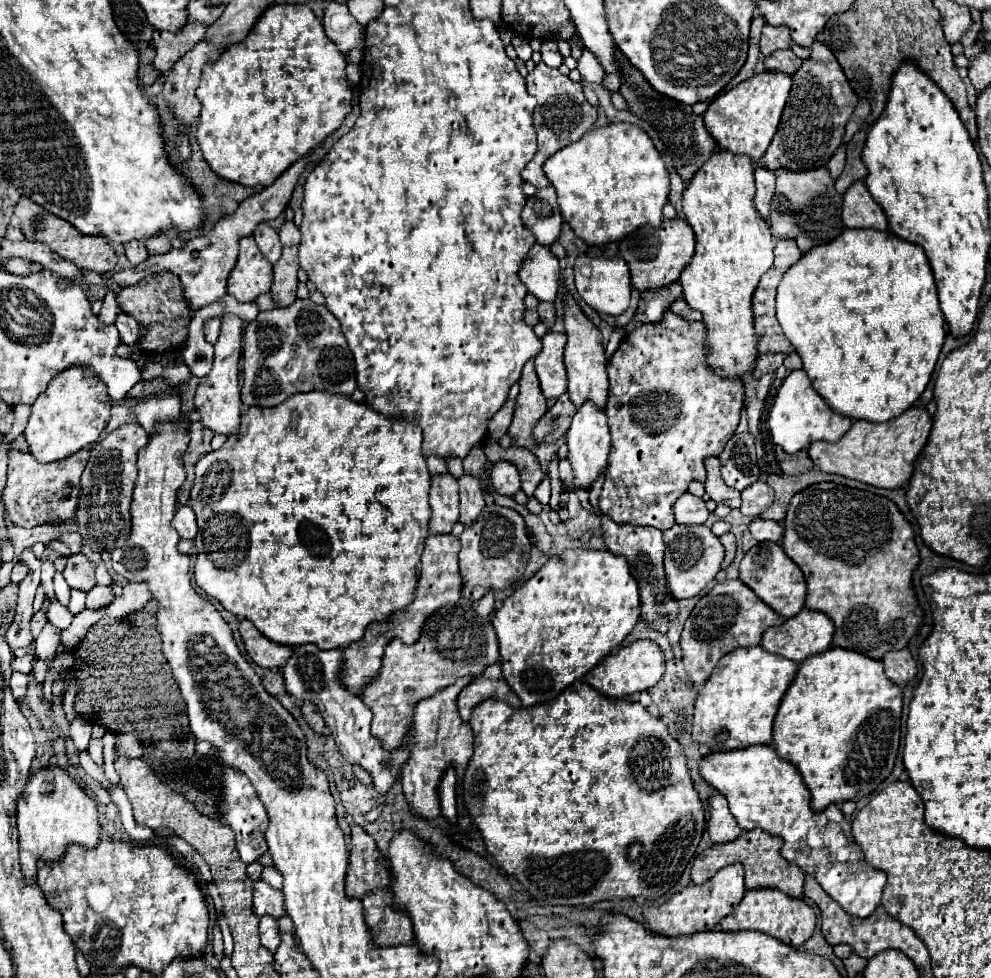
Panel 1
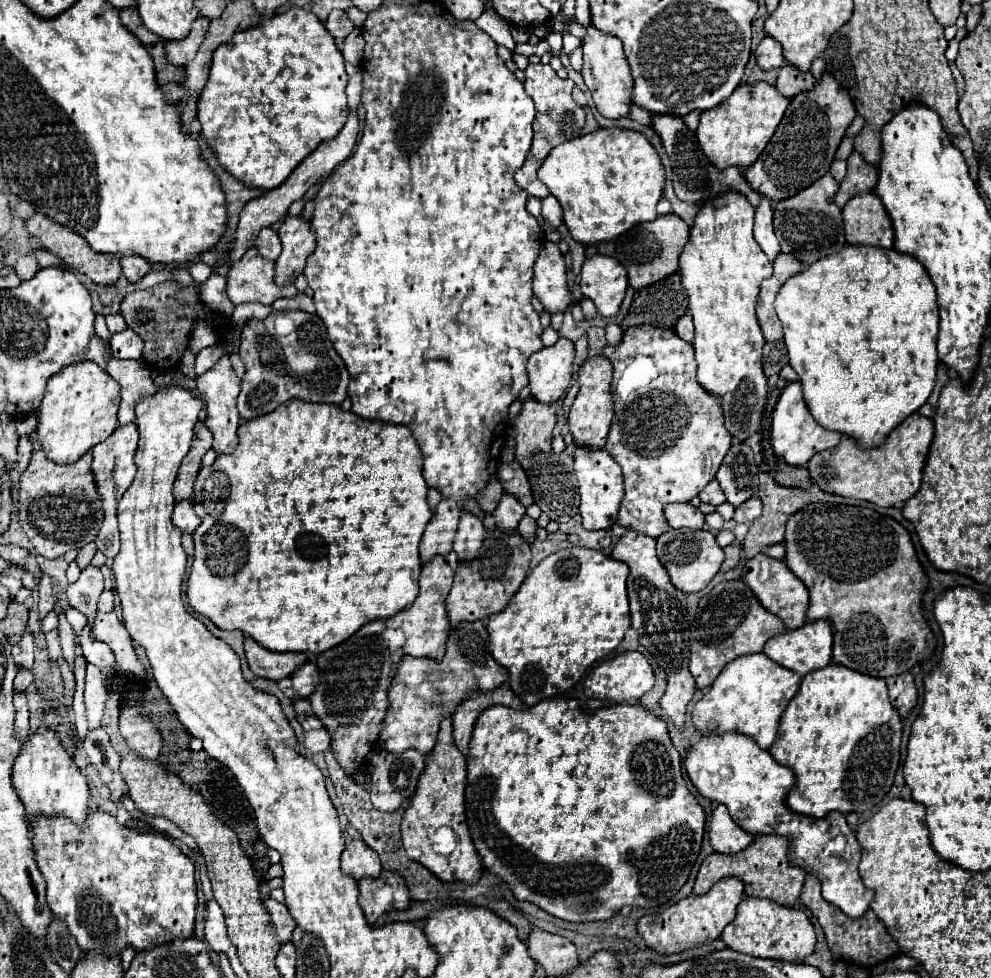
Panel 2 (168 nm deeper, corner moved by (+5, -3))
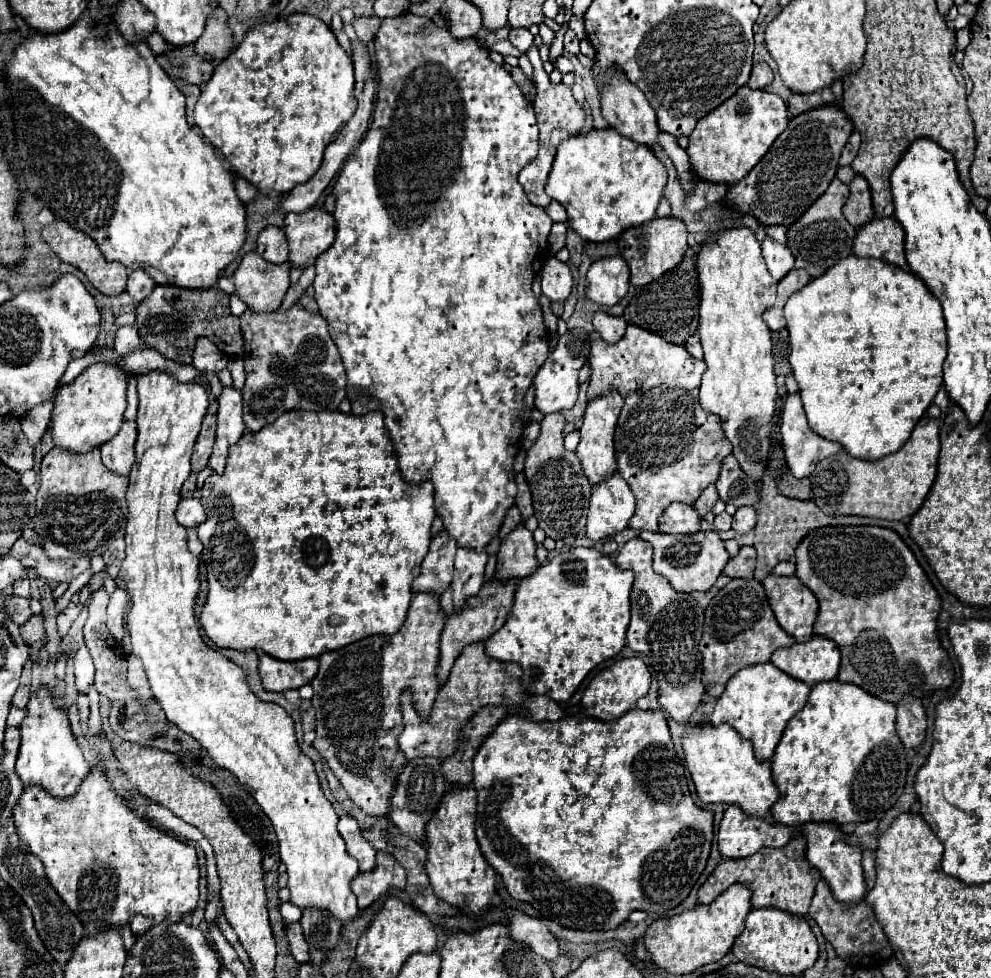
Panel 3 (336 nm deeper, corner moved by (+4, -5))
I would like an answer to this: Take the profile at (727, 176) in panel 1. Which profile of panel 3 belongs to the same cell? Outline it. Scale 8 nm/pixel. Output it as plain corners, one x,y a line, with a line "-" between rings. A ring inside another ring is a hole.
734,227
720,231
716,239
708,239
702,245
700,255
696,257
700,269
700,327
698,335
704,347
704,361
708,365
702,387
700,387
700,405
704,411
714,413
722,421
722,431
732,443
732,455
738,459
742,471
754,479
758,487
762,487
762,477
768,463
770,453
770,429
772,417
776,411
776,375
774,375
774,359
772,359
772,333
762,319
762,313
772,307
776,301
776,281
768,275
760,243
752,229

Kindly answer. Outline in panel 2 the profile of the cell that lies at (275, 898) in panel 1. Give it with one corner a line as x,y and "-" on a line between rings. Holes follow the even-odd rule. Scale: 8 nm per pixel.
263,899
263,907
265,911
269,913
271,917
271,925
275,929
275,935
277,935
277,941
291,941
291,933
295,929
295,921
293,917
289,915
287,907
275,899

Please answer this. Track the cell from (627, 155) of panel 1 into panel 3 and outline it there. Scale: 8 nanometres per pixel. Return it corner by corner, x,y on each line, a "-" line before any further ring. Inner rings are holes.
608,127
576,135
558,147
546,193
564,205
570,227
582,239
602,243
628,227
652,221
664,183
666,171
654,153

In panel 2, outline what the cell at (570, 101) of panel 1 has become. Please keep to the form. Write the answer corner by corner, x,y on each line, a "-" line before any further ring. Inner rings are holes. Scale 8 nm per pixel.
529,63
529,67
525,69
525,83
523,85
525,85
527,95
535,101
537,115
535,115
535,121
533,121
535,137
533,137
531,151
529,151
527,161
523,163
523,167
515,173
515,181
529,195
543,199
543,197
549,195
549,189
537,179
537,169
541,167
541,163
545,161
545,157
549,155
549,151
553,147
557,147
559,143
571,141
571,139
581,135
581,129
585,125
585,111
583,111
583,107
579,107
571,99
571,89
573,89
575,83
571,79
559,79
557,73
549,65
541,65
541,63
533,65
533,63

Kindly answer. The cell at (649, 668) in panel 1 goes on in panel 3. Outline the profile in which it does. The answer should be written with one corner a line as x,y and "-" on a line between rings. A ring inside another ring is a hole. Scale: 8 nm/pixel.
638,657
632,659
620,659
616,661
612,667
600,671
586,687
584,695
582,695
582,705
588,717
592,719
600,719
600,721
614,721
620,715
624,715
626,711
636,707
636,701
640,697
644,697
650,689
650,671
646,667
646,663

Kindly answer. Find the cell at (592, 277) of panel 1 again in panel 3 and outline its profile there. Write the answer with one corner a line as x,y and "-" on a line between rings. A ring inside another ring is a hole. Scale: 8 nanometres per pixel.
620,255
604,257
594,261
588,269
586,295
598,305
612,307
626,295
628,281
630,281
628,263

